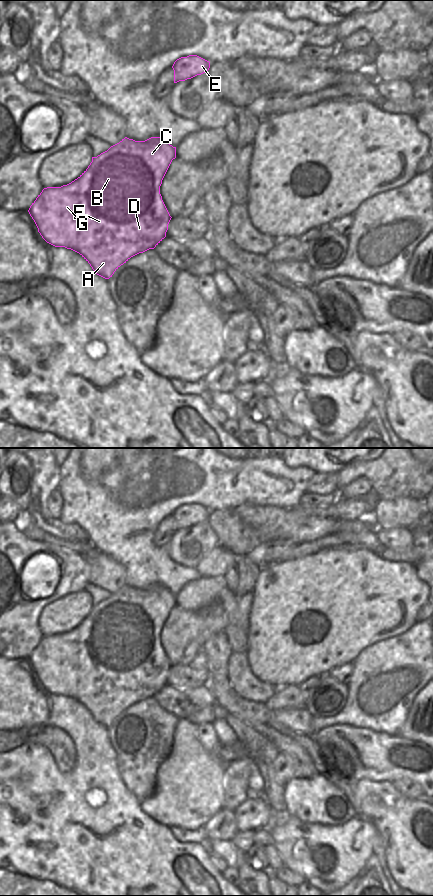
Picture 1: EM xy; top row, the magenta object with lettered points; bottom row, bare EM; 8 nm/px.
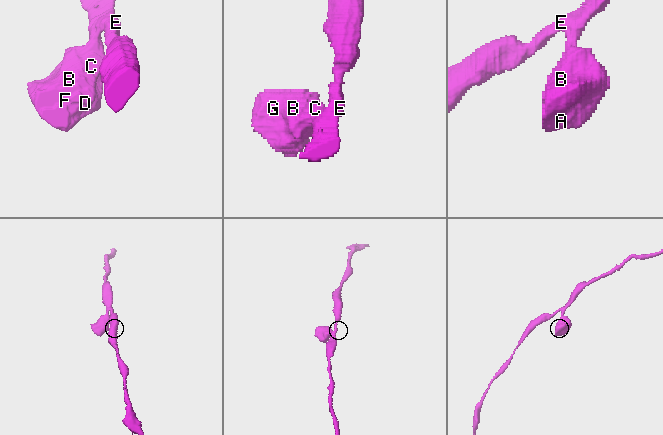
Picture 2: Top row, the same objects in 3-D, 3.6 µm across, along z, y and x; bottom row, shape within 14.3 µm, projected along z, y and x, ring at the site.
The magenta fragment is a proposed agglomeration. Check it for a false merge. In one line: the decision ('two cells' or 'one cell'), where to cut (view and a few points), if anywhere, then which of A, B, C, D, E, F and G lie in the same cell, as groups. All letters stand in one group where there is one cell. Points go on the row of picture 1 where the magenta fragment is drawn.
one cell | no cut | A B C D E F G

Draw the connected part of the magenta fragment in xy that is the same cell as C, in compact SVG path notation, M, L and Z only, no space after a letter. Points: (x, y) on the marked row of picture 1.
M125 137L107 151L92 157L88 168L71 183L44 188L28 212L47 243L79 253L97 275L109 279L131 257L154 249L166 237L172 217L162 200L160 186L175 158L176 147L161 137L151 137L145 141Z

